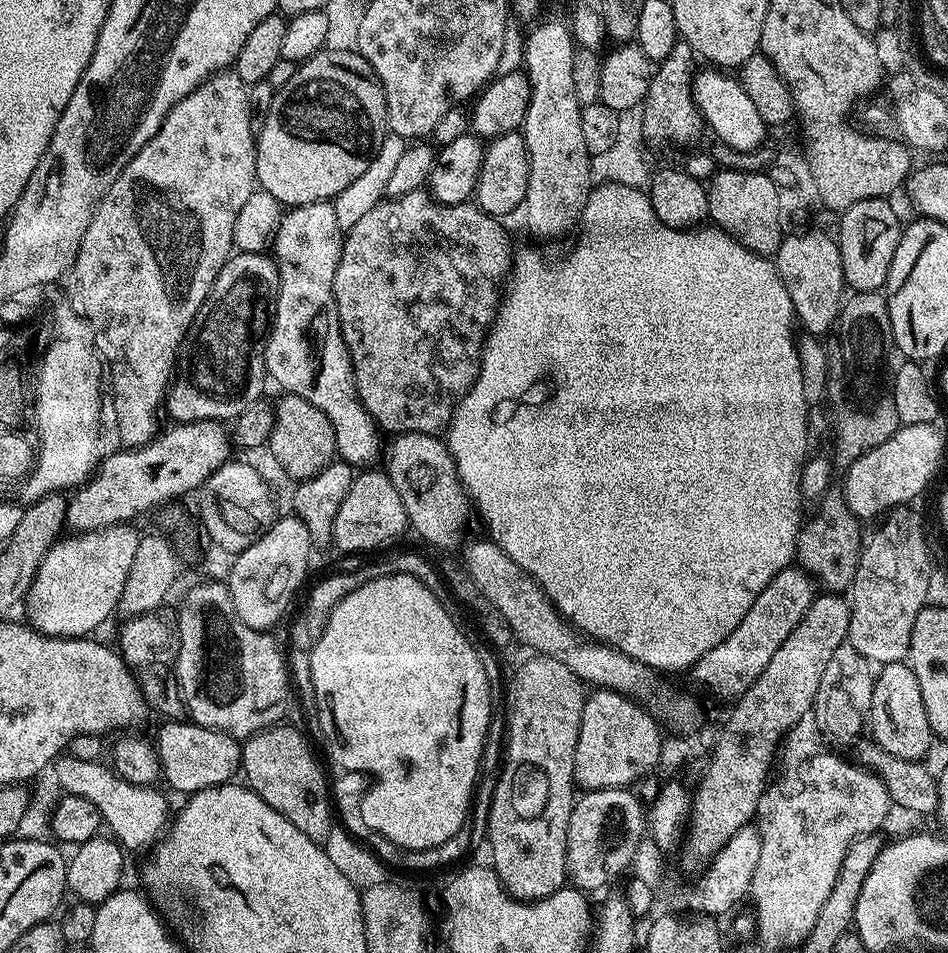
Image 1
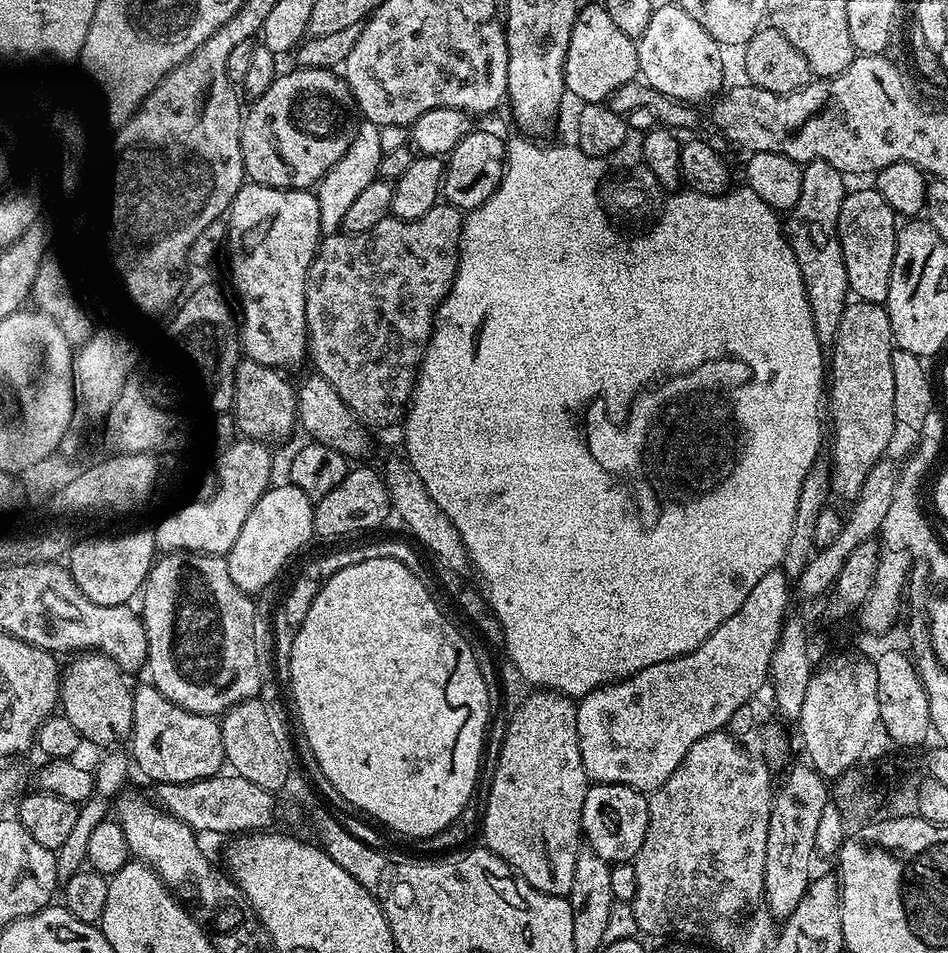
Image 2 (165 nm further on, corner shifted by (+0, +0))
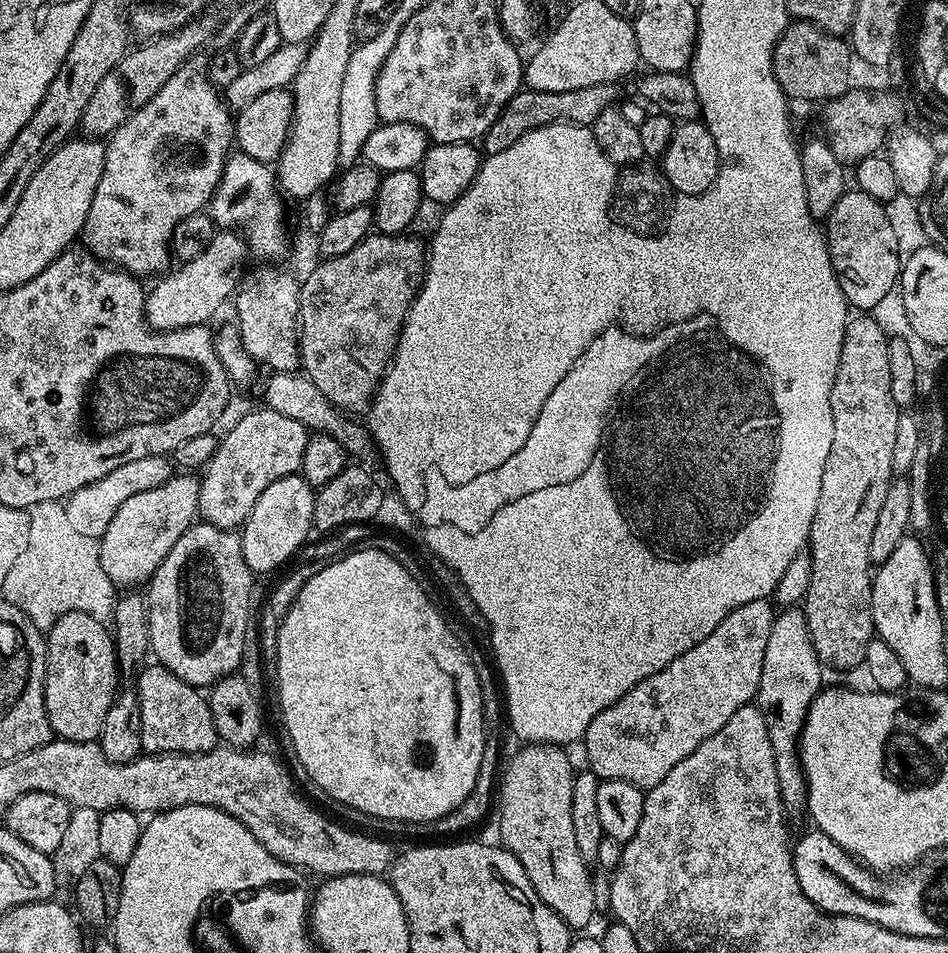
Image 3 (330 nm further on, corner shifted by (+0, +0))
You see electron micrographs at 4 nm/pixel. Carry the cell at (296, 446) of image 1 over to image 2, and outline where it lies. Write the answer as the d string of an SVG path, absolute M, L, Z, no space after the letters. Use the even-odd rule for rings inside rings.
M245 359L237 369L234 415L236 427L247 439L284 440L298 428L298 392L283 371Z

